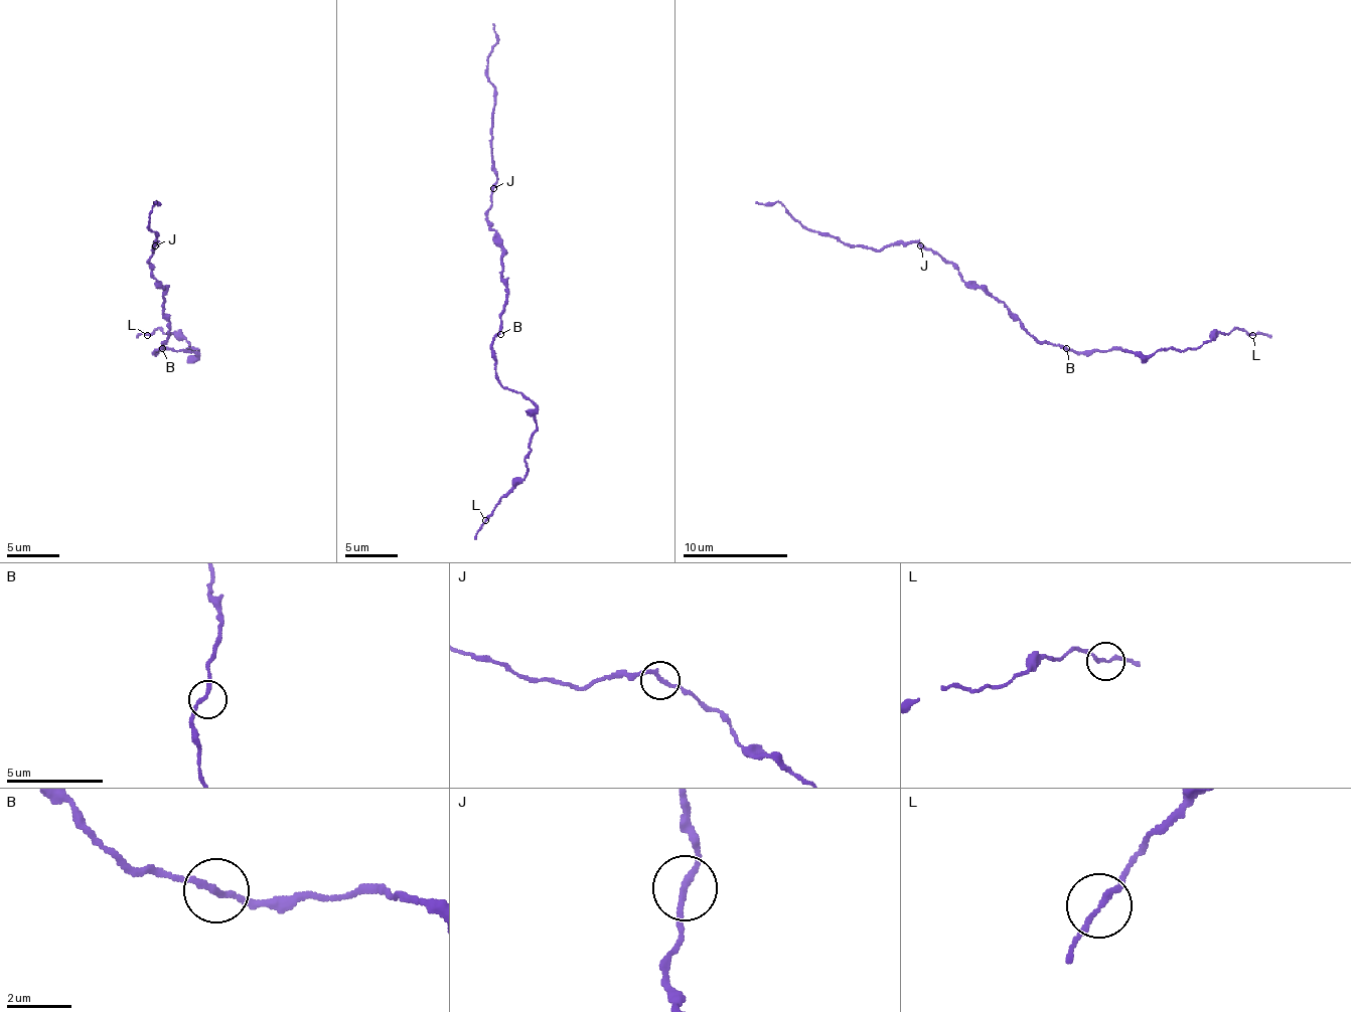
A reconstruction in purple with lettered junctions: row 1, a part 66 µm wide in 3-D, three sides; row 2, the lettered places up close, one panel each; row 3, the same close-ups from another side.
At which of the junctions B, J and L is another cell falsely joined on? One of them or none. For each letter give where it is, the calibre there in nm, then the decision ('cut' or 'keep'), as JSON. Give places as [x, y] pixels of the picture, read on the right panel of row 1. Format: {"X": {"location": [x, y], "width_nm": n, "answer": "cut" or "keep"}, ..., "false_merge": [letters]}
{"B": {"location": [1066, 348], "width_nm": 190, "answer": "keep"}, "J": {"location": [920, 245], "width_nm": 190, "answer": "keep"}, "L": {"location": [1252, 335], "width_nm": 180, "answer": "keep"}, "false_merge": []}

